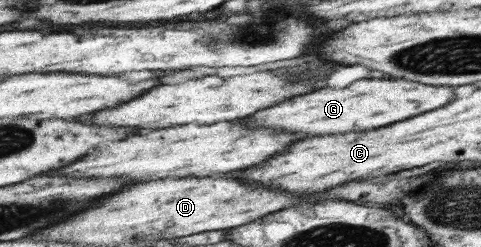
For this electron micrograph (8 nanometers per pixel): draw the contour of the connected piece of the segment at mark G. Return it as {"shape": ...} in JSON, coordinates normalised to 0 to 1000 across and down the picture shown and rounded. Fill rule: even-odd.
{"shape":[[[748,320],[728,336],[711,360],[661,360],[640,385],[624,385],[615,401],[603,401],[599,417],[586,417],[578,433],[561,433],[553,449],[541,449],[536,466],[524,466],[520,482],[507,482],[524,506],[574,506],[582,522],[603,522],[611,538],[636,538],[636,547],[682,547],[682,538],[719,538],[719,530],[765,530],[782,514],[798,514],[848,474],[861,474],[869,457],[886,457],[898,441],[911,441],[944,401],[940,348],[900,348],[879,336],[857,336],[844,320]]]}

